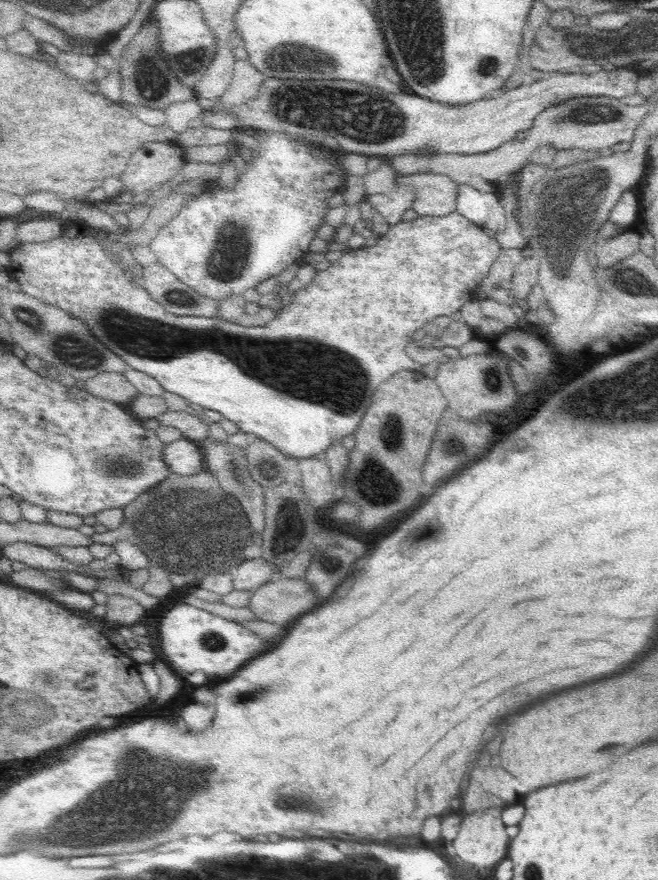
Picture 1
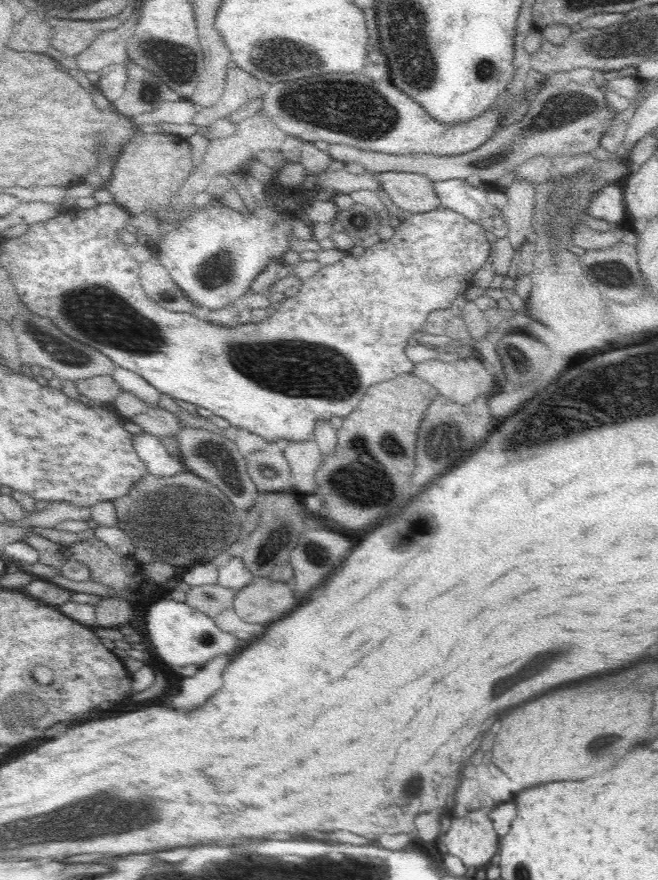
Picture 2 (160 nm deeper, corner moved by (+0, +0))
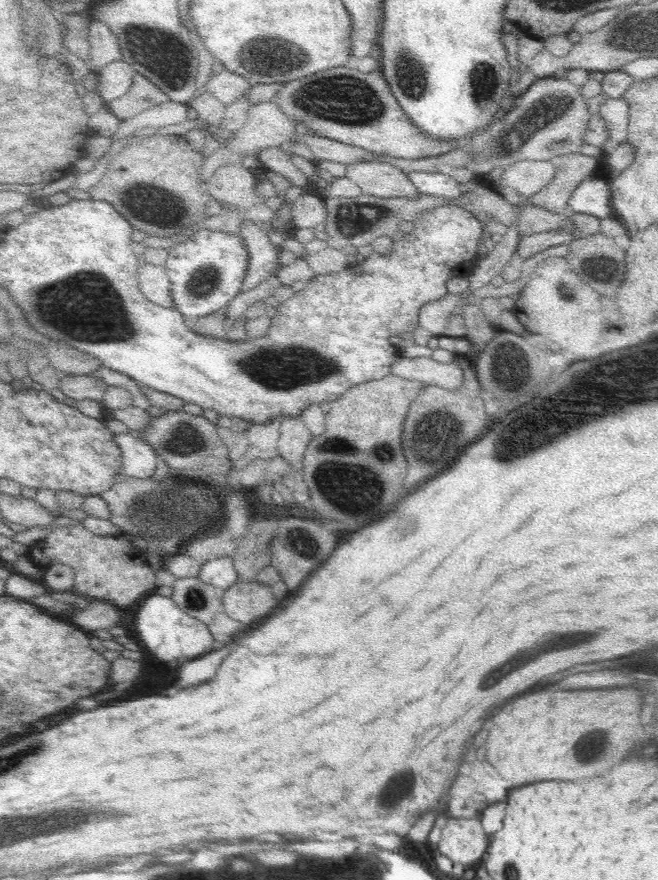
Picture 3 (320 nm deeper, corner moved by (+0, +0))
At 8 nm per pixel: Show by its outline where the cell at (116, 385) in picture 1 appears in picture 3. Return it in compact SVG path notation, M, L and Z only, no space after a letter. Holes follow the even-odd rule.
M64 375L54 382L59 390L66 396L76 401L88 398L101 403L102 394L106 383L92 376Z

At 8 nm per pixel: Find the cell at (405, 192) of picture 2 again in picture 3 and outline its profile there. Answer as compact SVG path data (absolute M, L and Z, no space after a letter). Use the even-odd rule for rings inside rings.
M379 158L346 164L344 176L358 185L362 194L380 198L394 198L394 196L412 198L420 193L403 170L382 162Z

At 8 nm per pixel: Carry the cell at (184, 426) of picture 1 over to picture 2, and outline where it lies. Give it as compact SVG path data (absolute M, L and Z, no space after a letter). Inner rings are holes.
M158 406L150 407L146 412L126 417L126 420L140 426L142 432L159 438L172 436L182 428L182 423L175 413Z

